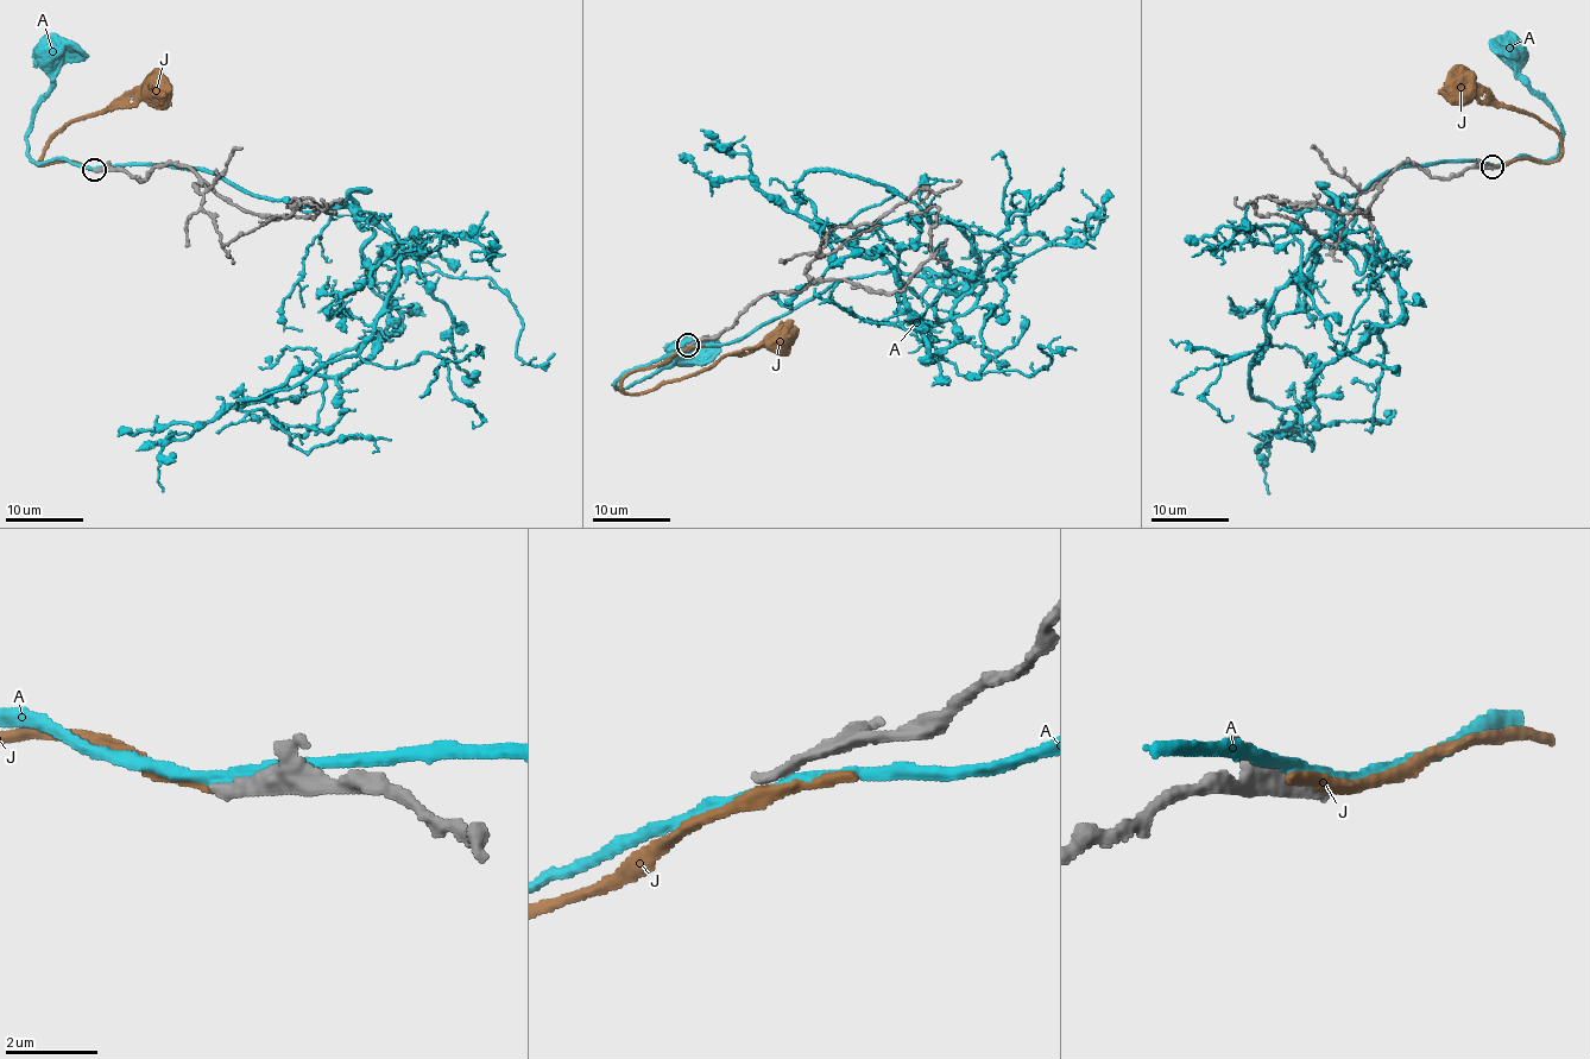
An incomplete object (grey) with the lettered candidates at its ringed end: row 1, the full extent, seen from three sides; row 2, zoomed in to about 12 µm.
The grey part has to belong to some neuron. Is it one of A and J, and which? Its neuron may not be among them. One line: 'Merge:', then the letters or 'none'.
Merge: none

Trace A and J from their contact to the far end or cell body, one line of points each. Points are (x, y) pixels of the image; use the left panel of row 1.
A: (99, 170), (63, 159), (35, 164), (29, 155), (27, 127), (52, 80), (51, 70), (42, 60), (45, 52)
J: (98, 170), (71, 161), (38, 164), (44, 146), (74, 120), (102, 114), (113, 102), (159, 83), (155, 89)

